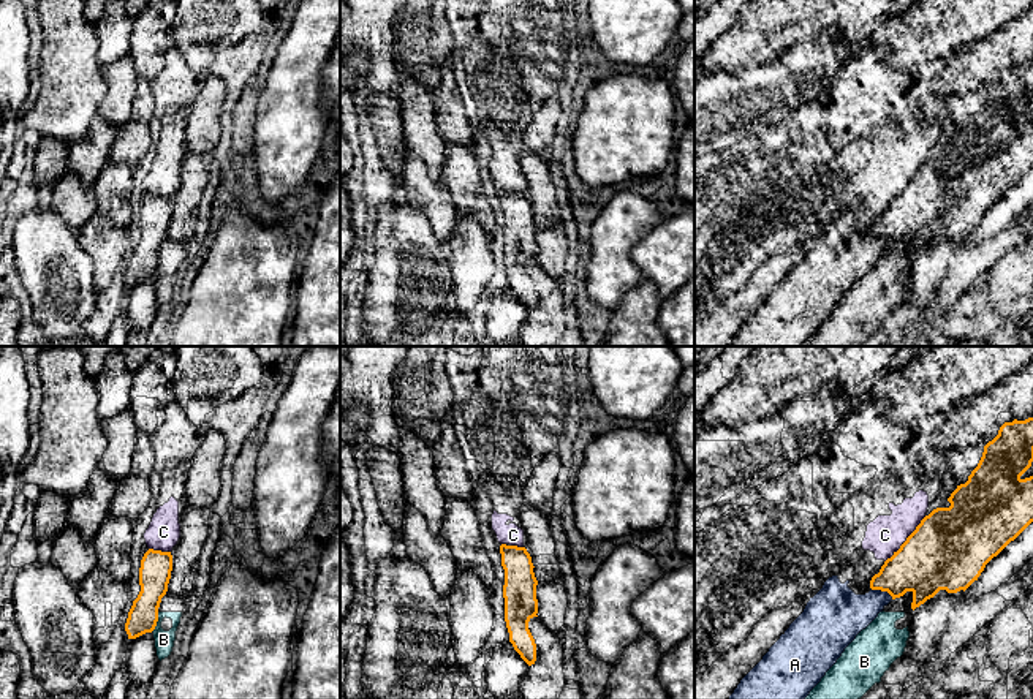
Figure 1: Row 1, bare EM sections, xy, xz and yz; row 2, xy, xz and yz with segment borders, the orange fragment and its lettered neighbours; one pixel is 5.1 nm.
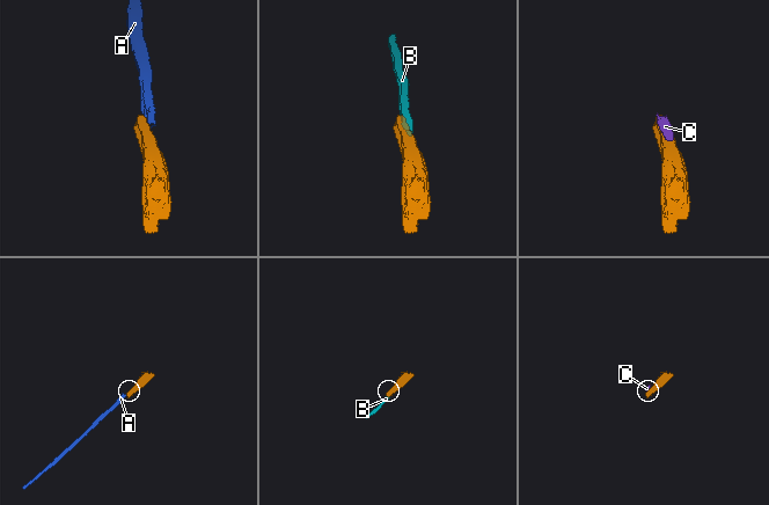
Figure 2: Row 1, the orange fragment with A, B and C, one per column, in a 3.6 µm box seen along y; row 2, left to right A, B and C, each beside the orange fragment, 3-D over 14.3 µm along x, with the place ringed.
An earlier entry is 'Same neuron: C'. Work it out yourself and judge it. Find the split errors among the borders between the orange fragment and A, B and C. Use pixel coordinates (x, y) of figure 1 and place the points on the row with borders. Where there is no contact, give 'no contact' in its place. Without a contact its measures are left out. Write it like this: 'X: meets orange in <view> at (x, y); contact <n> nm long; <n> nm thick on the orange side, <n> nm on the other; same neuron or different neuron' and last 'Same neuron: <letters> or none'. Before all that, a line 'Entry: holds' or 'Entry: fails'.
Entry: fails
A: meets orange in yz at (883, 590); contact 120 nm long; 300 nm thick on the orange side, 260 nm on the other; different neuron
B: meets orange in xy at (157, 620); contact 110 nm long; 160 nm thick on the orange side, 100 nm on the other; different neuron
C: meets orange in yz at (907, 540); contact 320 nm long; 400 nm thick on the orange side, 190 nm on the other; different neuron
Same neuron: none

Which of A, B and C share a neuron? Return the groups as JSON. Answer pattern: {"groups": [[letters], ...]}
{"groups": [["A"], ["B"], ["C"]]}

